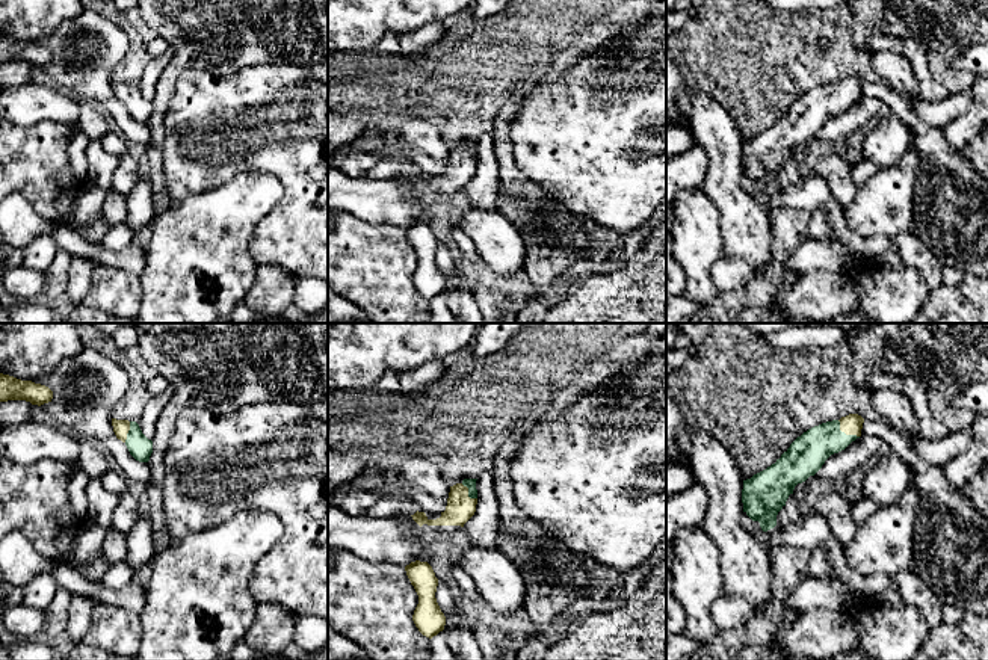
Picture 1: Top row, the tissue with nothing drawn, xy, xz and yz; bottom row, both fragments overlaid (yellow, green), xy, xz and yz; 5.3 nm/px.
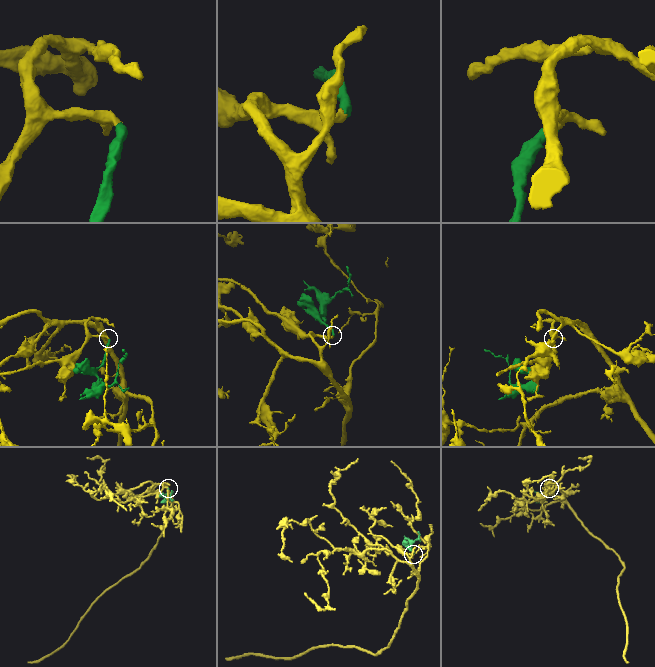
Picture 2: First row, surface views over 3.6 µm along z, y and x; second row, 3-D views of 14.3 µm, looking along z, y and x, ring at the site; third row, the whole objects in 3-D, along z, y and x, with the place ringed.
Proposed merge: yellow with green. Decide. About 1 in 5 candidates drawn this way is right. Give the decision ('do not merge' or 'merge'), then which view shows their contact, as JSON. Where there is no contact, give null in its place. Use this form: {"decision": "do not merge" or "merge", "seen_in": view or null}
{"decision": "merge", "seen_in": "yz"}

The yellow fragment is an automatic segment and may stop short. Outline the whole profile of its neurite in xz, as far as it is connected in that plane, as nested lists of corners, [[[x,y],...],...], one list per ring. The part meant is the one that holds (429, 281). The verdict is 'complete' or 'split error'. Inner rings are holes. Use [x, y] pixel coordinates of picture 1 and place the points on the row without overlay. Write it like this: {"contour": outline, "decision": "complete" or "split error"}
{"contour": [[[411,224],[405,228],[405,233],[418,257],[412,282],[423,298],[432,301],[443,293],[446,287],[446,278],[435,260],[438,240],[428,224]]], "decision": "complete"}

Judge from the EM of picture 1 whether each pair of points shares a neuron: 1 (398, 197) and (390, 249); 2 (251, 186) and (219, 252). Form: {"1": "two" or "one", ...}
{"1": "two", "2": "one"}

